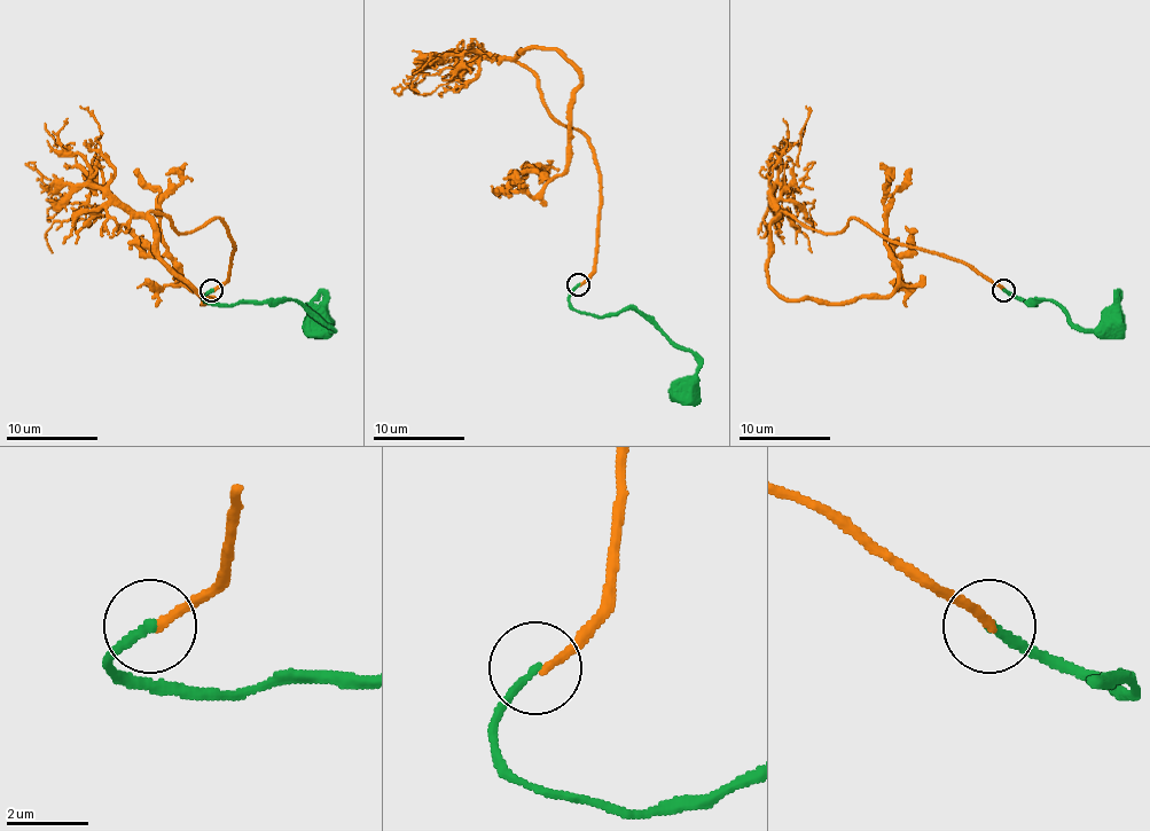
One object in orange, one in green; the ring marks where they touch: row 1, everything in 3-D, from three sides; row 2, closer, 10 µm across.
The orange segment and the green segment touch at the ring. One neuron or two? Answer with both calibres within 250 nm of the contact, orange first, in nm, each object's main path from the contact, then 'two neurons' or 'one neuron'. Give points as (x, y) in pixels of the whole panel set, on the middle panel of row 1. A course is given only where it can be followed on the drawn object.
200/190 nm | orange via (578, 284), (596, 248), (594, 150), (517, 56), (553, 47), (580, 81), (566, 169), (529, 166), (501, 191) | green via (578, 284), (569, 296), (576, 310), (599, 316), (624, 310), (642, 312), (697, 360), (697, 376), (686, 399) | two neurons

